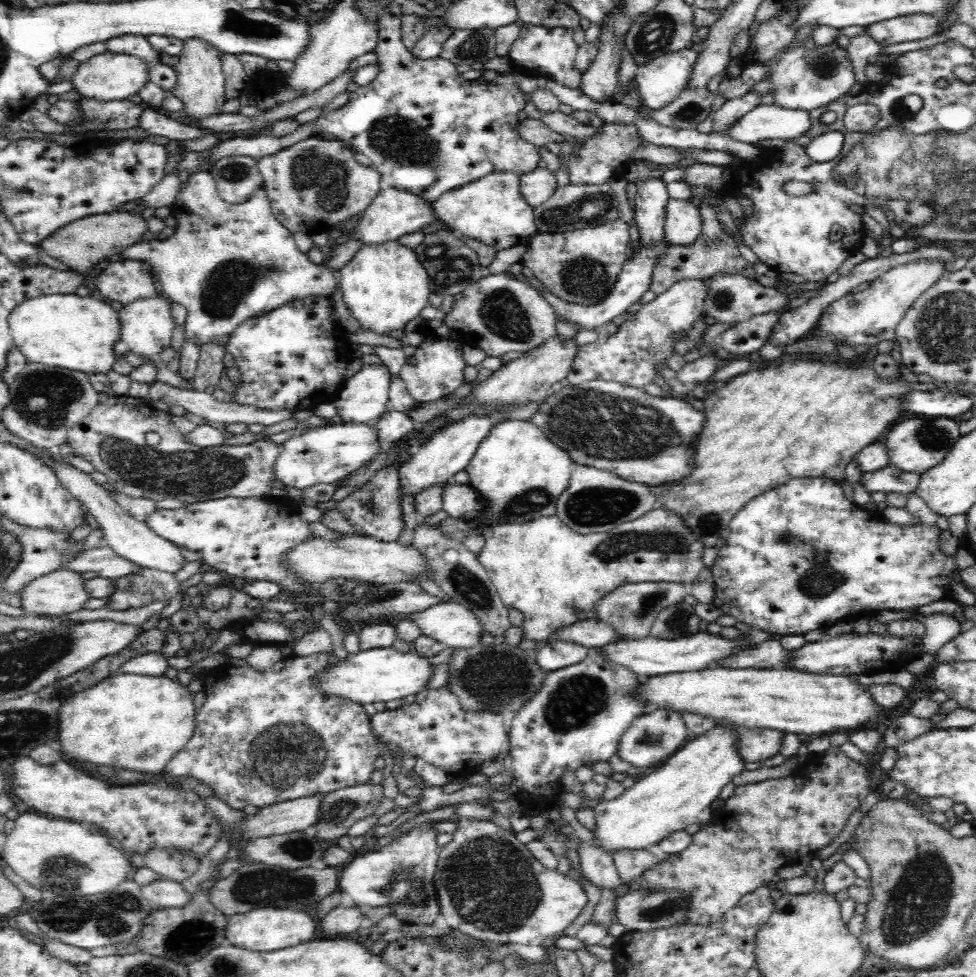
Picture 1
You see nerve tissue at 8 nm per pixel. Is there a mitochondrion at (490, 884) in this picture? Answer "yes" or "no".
yes

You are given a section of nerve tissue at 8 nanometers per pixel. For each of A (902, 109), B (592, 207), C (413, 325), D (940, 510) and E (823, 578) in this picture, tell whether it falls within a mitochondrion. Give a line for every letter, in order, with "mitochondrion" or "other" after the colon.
A: mitochondrion
B: mitochondrion
C: other
D: other
E: mitochondrion

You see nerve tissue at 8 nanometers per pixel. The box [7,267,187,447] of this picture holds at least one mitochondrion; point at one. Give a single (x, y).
(44, 398)

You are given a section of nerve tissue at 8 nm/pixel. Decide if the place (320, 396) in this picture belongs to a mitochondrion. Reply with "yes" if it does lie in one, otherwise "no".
no

